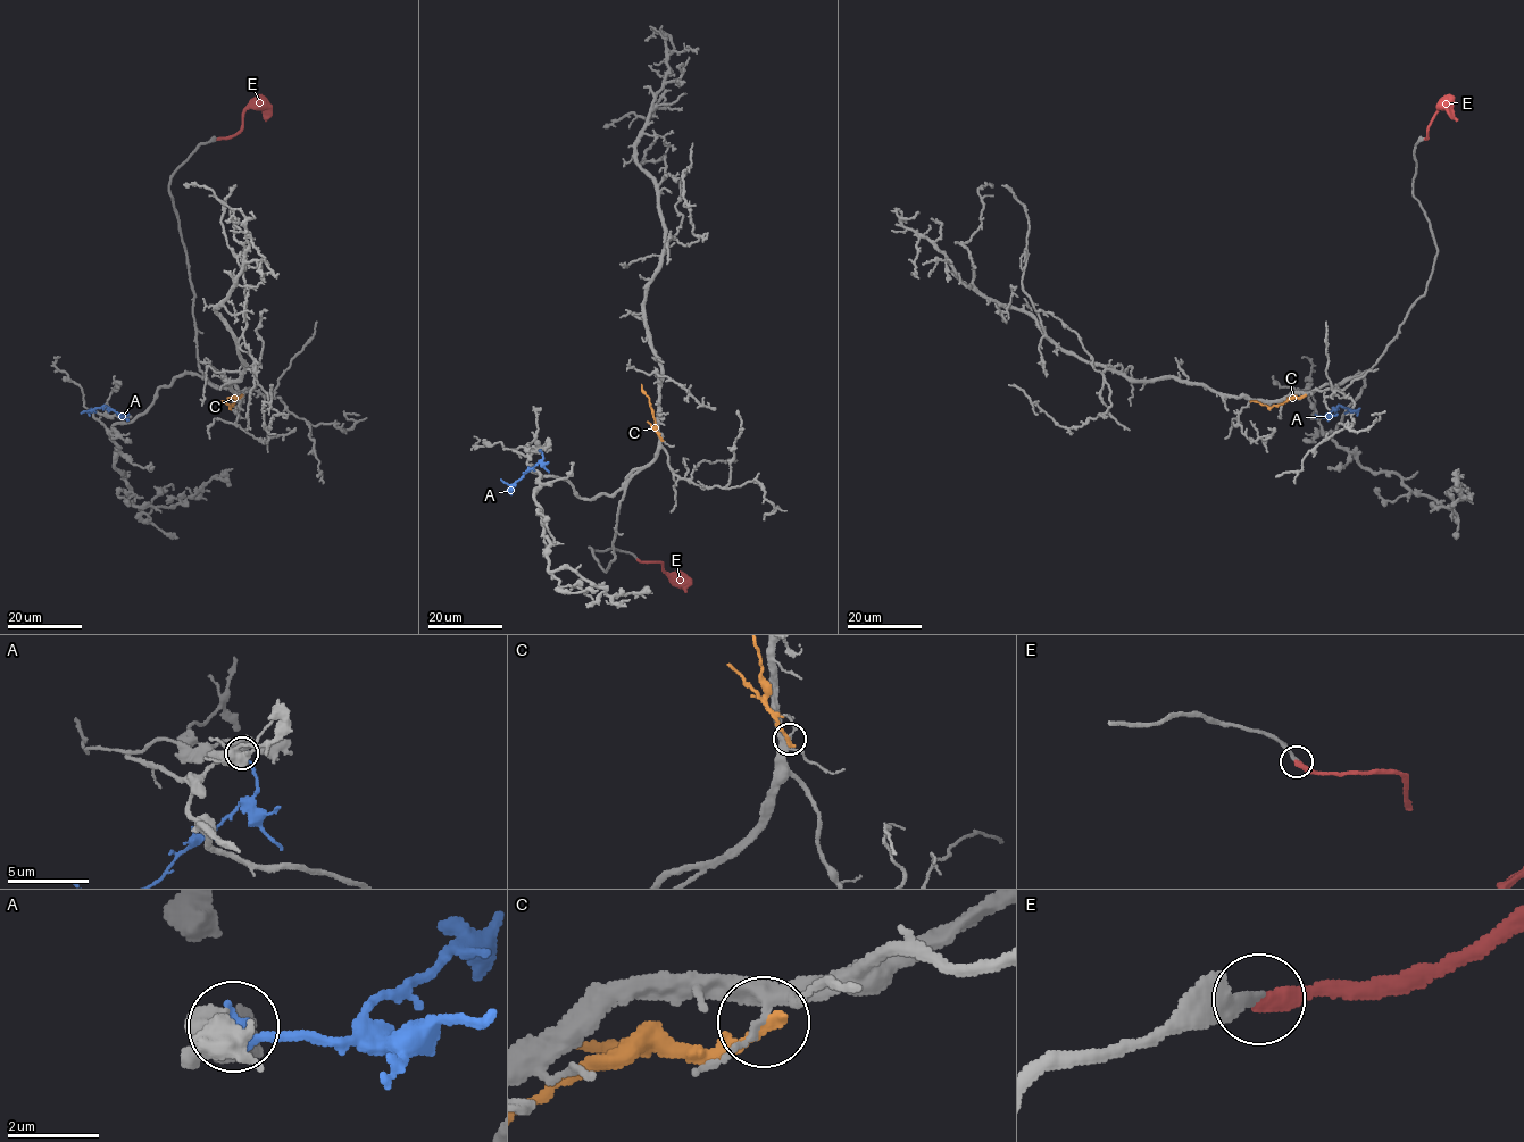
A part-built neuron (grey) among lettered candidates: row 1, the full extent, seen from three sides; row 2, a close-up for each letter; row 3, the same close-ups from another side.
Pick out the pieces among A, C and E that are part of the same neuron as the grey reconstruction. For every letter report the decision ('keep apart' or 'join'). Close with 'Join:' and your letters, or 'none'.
A: keep apart
C: keep apart
E: join
Join: E

